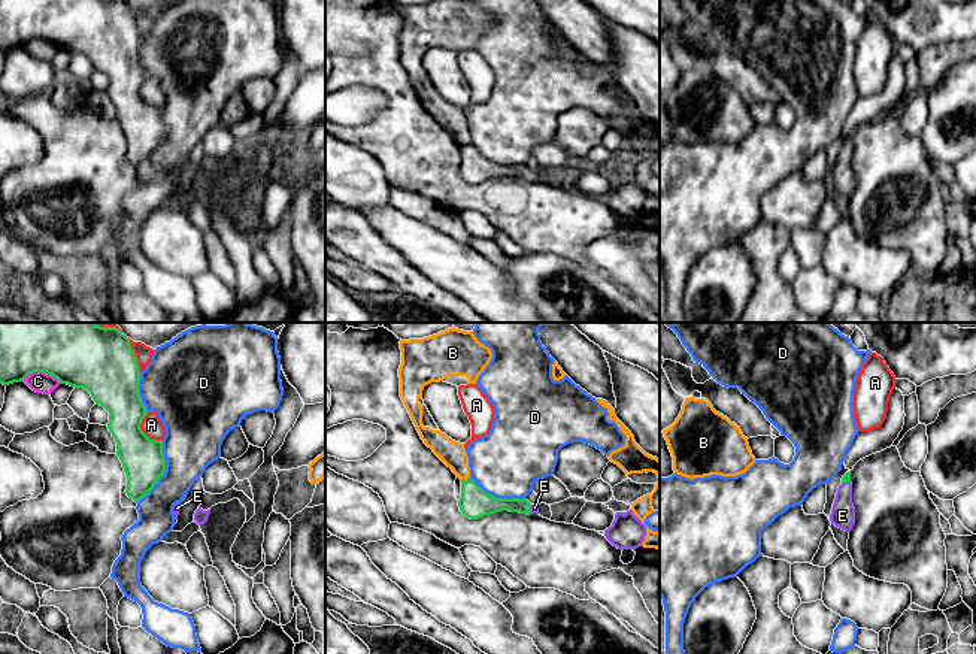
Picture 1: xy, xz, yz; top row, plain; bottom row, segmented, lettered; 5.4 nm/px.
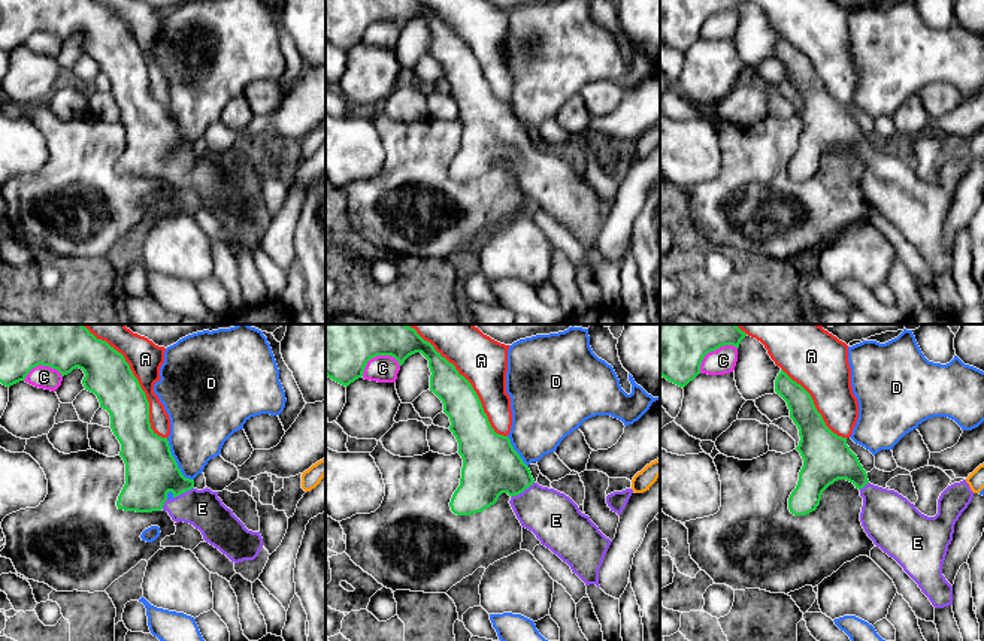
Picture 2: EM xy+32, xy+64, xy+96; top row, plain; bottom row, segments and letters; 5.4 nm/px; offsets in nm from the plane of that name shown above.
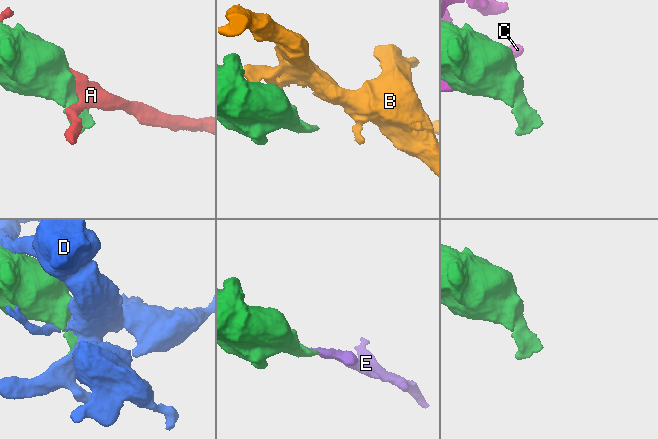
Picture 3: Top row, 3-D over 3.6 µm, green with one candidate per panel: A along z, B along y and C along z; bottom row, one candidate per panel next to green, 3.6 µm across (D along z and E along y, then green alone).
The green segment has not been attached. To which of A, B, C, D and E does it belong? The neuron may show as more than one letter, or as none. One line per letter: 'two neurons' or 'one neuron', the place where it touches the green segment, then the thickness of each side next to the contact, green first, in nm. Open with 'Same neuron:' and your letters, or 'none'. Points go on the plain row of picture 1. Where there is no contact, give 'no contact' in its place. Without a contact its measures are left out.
Same neuron: E
A: two neurons; meets green in xy at (142, 97); 220 nm thick on the green side, 110 nm on the other
B: two neurons; meets green in xz at (464, 145); 160 nm thick on the green side, 140 nm on the other
C: two neurons; meets green in xy at (42, 36); 300 nm thick on the green side, 110 nm on the other
D: two neurons; meets green in xy at (164, 136); 220 nm thick on the green side, 300 nm on the other
E: one neuron; meets green in xz at (530, 175); 120 nm thick on the green side, 50 nm on the other

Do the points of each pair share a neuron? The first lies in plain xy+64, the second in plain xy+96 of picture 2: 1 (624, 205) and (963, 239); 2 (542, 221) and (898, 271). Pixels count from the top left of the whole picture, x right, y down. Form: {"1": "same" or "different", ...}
{"1": "different", "2": "different"}

